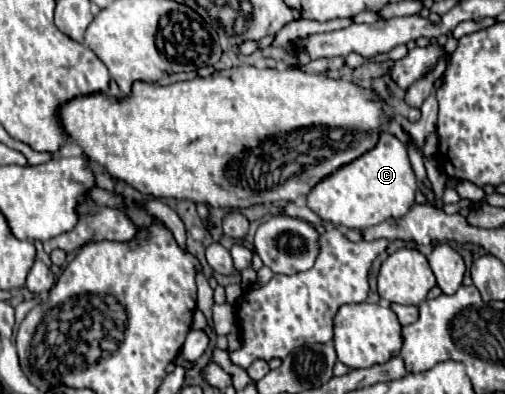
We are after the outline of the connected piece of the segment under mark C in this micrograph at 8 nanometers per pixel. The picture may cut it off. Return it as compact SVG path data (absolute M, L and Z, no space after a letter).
M382 133L378 145L360 159L344 165L334 175L316 185L308 195L308 207L324 221L344 225L348 229L368 229L384 219L404 217L414 205L418 189L416 175L410 167L408 151L402 141L390 133Z

